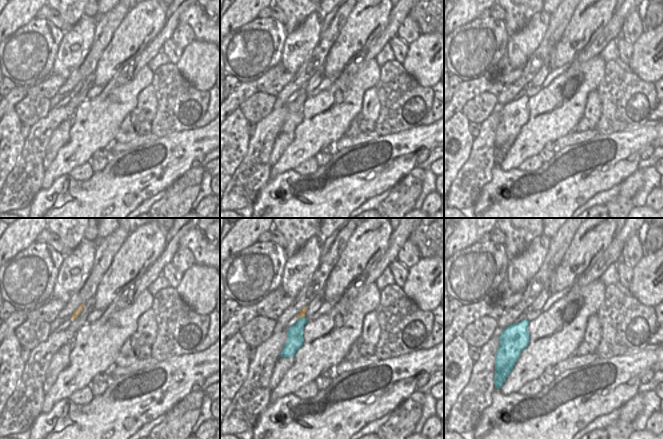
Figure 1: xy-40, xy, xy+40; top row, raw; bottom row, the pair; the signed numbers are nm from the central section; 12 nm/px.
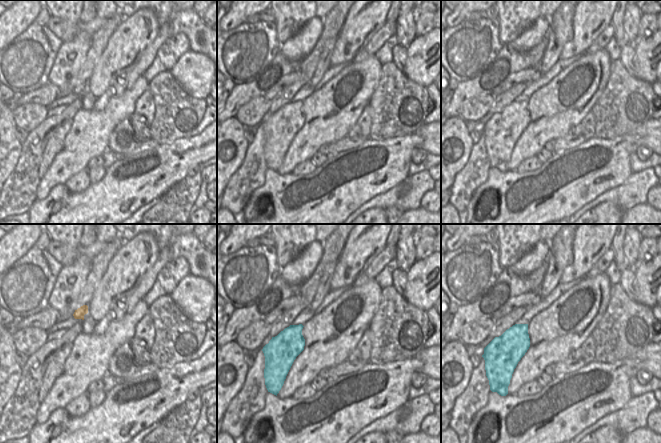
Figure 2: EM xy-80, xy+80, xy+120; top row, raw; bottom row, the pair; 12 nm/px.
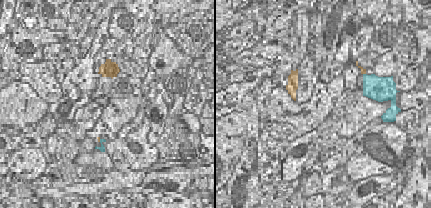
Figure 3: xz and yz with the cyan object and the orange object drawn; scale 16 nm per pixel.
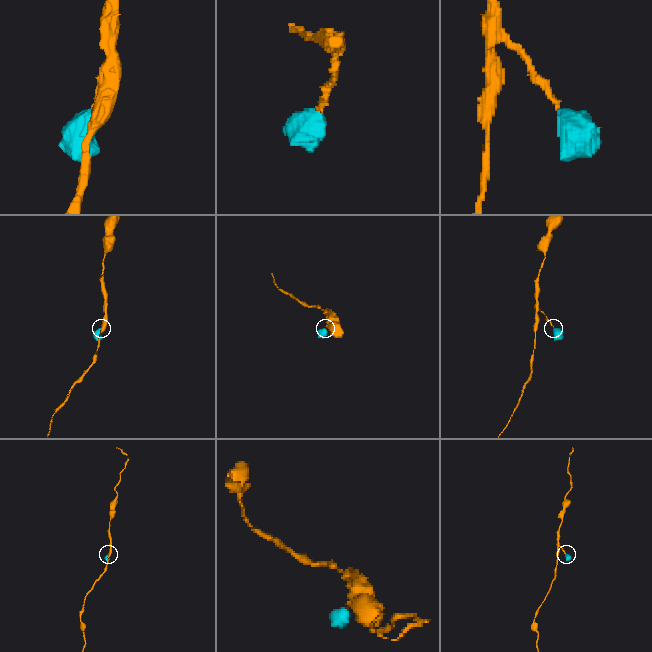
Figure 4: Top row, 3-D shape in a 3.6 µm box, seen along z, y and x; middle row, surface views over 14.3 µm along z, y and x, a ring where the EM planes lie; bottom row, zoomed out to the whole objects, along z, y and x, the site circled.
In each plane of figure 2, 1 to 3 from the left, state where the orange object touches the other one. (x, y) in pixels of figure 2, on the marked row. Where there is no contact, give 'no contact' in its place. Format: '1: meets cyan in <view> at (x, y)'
1: no contact
2: no contact
3: no contact

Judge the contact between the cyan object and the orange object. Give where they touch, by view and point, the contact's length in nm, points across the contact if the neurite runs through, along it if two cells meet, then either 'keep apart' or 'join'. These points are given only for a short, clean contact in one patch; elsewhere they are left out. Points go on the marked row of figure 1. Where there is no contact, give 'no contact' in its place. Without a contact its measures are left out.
contact xy (301, 318); length 90 nm; way xy (295, 333), (301, 318), (302, 313); join

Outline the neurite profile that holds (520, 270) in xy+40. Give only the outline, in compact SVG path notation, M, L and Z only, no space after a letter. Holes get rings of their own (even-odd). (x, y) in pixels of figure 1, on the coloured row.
M542 234L530 243L523 253L509 261L506 280L513 294L522 292L529 280L540 270L550 241L551 238Z

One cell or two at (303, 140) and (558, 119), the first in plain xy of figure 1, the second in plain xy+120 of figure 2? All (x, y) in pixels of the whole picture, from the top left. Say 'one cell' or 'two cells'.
one cell

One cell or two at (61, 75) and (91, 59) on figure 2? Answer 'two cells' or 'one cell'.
two cells

